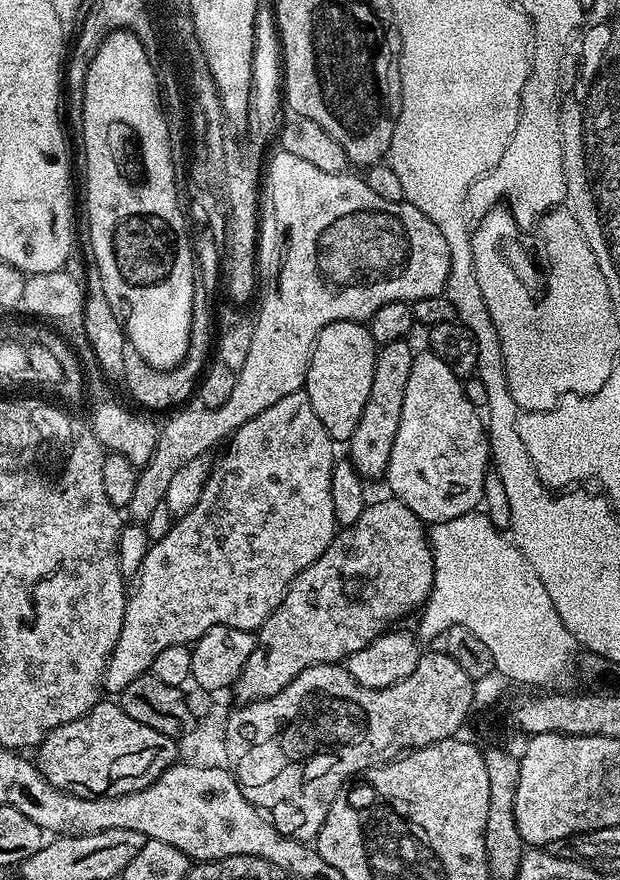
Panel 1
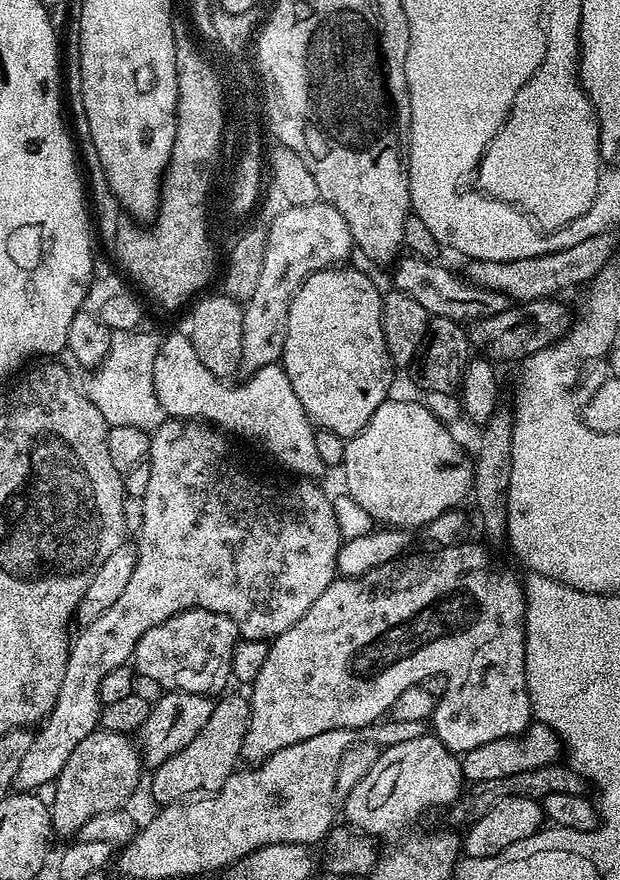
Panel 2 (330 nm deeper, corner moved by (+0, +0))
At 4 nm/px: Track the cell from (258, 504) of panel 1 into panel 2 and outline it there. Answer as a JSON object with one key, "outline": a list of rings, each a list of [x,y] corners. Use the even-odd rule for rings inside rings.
{"outline":[[[175,418],[164,419],[156,430],[151,433],[150,450],[146,461],[150,466],[150,483],[143,498],[142,528],[134,540],[138,554],[134,574],[130,574],[130,582],[126,582],[126,587],[122,589],[121,596],[115,600],[114,606],[110,606],[110,610],[106,610],[106,614],[100,615],[96,621],[90,622],[90,626],[80,628],[77,631],[77,636],[75,633],[68,649],[66,674],[62,674],[62,690],[58,690],[58,702],[54,702],[50,714],[39,725],[38,731],[40,733],[37,731],[33,735],[29,752],[22,754],[22,763],[18,765],[18,774],[16,775],[15,787],[17,789],[40,790],[36,788],[44,787],[47,789],[58,778],[62,766],[66,766],[66,761],[70,758],[71,752],[77,748],[78,742],[82,742],[82,738],[86,738],[86,734],[97,731],[102,707],[100,702],[102,678],[106,674],[110,674],[110,670],[118,670],[118,666],[128,664],[132,660],[134,650],[138,646],[138,638],[142,638],[142,634],[146,634],[146,630],[166,622],[166,618],[170,618],[174,614],[185,612],[191,608],[201,608],[202,610],[228,615],[234,622],[237,633],[243,639],[245,636],[248,640],[271,642],[286,630],[290,630],[290,626],[294,626],[294,622],[298,622],[298,618],[302,618],[302,614],[306,614],[306,610],[310,610],[310,606],[314,606],[314,602],[320,597],[322,590],[326,590],[326,586],[330,586],[333,580],[337,579],[336,563],[338,562],[342,537],[338,530],[338,522],[334,518],[334,506],[329,493],[324,493],[316,485],[319,483],[312,478],[297,479],[295,481],[297,484],[288,484],[285,488],[271,488],[268,484],[259,484],[258,481],[251,480],[232,461],[232,452],[228,449],[227,439],[229,440],[229,437],[219,427],[207,422],[177,420]]]}

